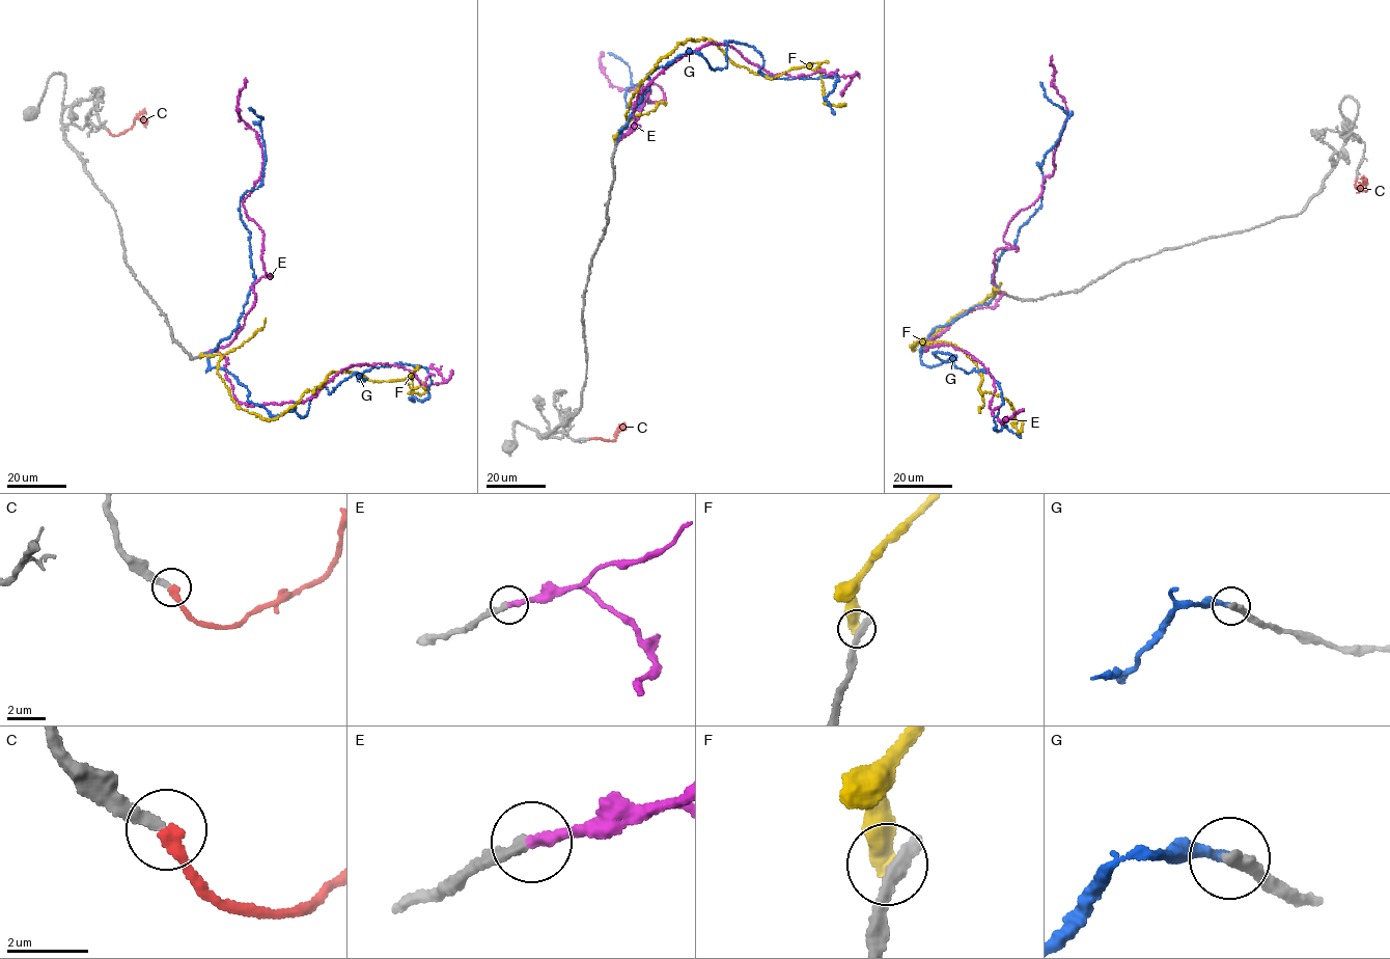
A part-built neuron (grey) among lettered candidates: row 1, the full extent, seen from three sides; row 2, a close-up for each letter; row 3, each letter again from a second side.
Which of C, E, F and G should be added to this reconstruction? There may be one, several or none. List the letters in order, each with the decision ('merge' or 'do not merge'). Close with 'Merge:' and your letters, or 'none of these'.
C: merge
E: merge
F: do not merge
G: do not merge
Merge: C, E

